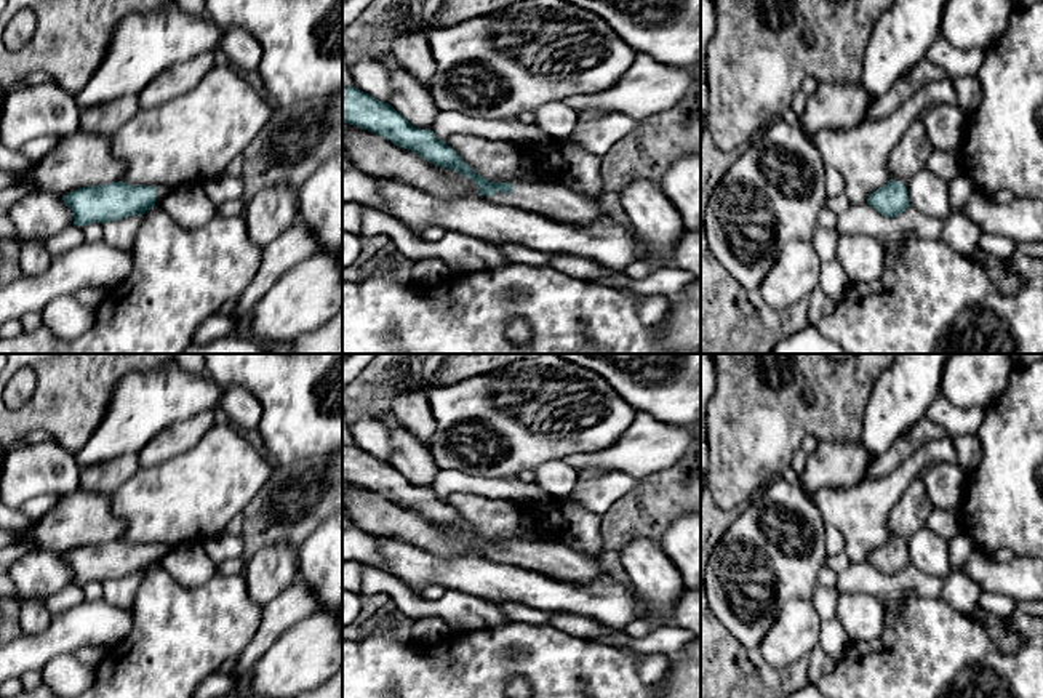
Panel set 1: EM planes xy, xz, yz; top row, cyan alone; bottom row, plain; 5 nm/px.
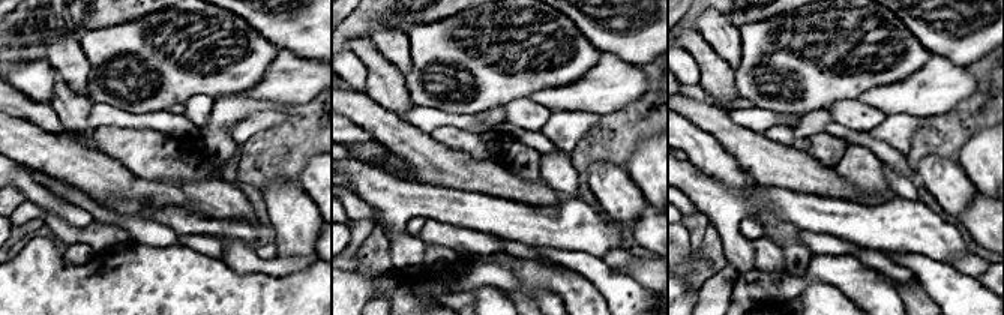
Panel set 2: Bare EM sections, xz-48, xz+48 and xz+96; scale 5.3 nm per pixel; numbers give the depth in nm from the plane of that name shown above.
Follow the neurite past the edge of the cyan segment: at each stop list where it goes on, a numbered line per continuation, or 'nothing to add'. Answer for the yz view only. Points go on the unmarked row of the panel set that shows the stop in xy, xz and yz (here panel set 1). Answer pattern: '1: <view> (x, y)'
1: yz (911, 514)

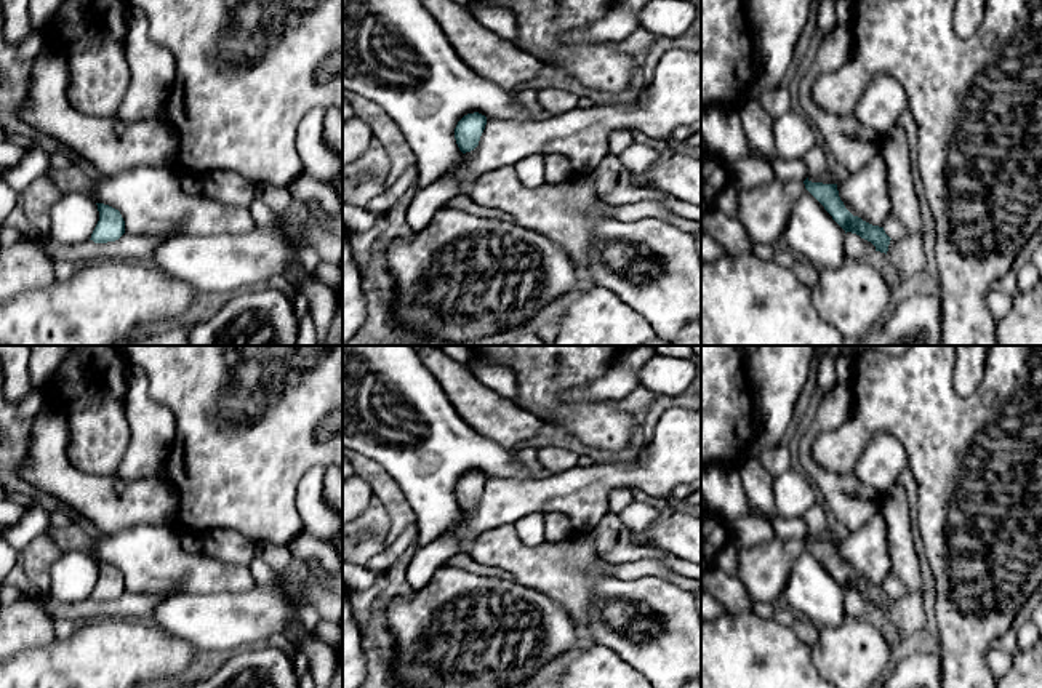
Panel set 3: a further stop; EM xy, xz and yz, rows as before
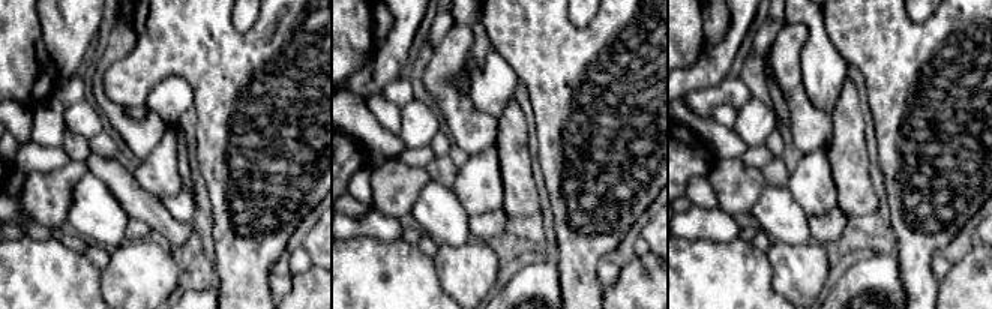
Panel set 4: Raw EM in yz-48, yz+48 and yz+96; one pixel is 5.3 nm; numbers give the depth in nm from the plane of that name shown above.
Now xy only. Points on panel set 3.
nothing to add

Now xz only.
nothing to add

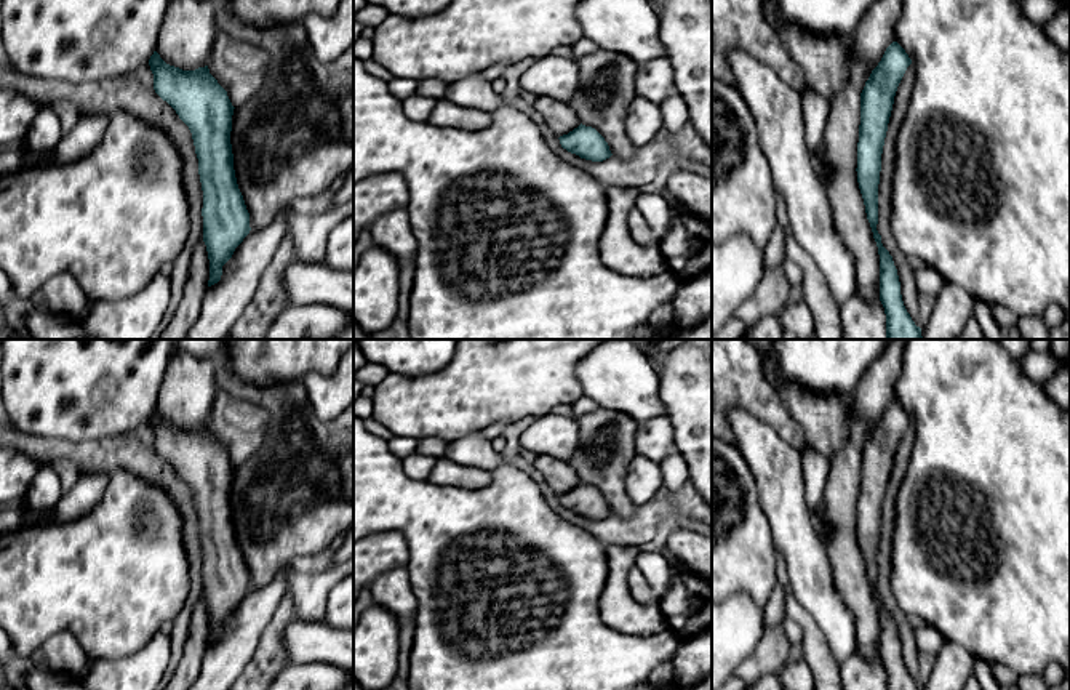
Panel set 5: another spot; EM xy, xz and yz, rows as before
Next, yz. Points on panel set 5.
1: yz (874, 393)

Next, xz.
1: xz (560, 476)

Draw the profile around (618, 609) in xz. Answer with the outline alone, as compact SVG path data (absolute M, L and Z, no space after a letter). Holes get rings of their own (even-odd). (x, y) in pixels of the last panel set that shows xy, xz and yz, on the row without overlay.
M606 546L608 580L601 591L598 608L601 620L622 634L648 637L669 629L662 613L633 599L629 573L641 554L637 546Z

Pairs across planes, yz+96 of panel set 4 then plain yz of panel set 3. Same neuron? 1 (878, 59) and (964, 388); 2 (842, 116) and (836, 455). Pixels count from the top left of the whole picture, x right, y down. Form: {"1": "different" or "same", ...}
{"1": "different", "2": "different"}

